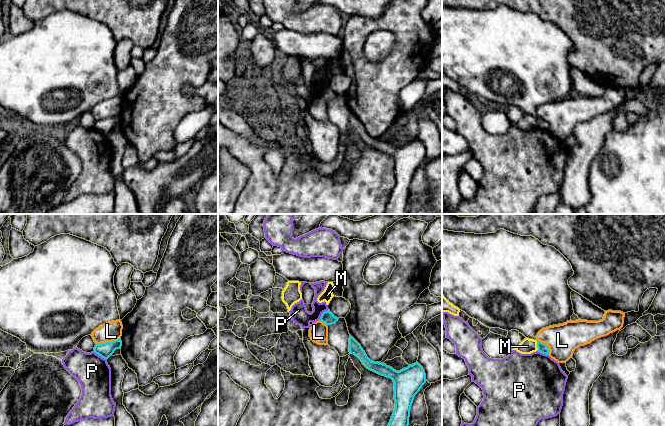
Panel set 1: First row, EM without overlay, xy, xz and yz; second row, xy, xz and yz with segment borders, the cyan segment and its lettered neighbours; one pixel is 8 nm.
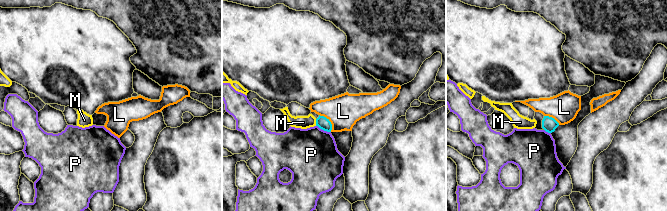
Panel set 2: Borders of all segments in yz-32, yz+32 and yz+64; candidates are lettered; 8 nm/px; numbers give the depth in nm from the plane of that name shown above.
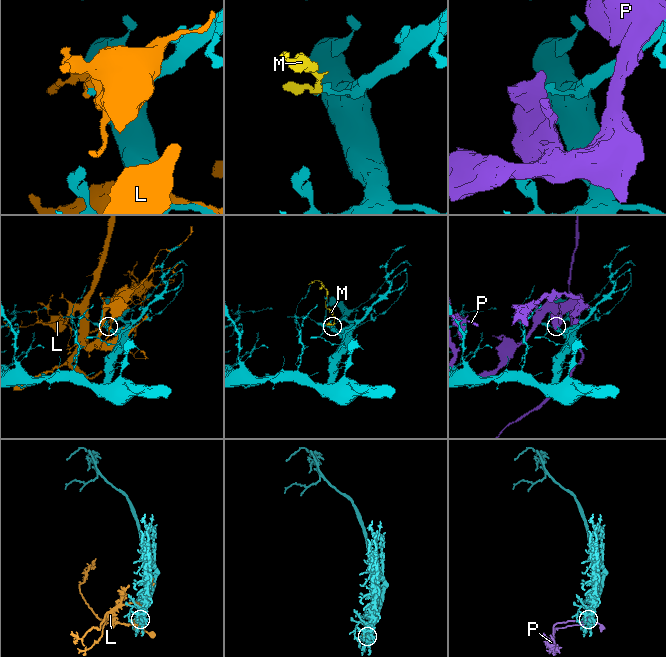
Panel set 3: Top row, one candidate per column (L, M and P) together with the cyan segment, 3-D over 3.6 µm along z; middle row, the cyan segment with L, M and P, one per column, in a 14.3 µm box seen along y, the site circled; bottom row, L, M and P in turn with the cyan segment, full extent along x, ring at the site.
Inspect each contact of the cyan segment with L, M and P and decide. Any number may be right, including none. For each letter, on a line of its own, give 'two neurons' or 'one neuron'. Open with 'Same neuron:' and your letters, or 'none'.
Same neuron: none
L: two neurons
M: two neurons
P: two neurons

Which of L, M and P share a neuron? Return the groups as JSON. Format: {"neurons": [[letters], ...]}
{"neurons": [["L"], ["M"], ["P"]]}

